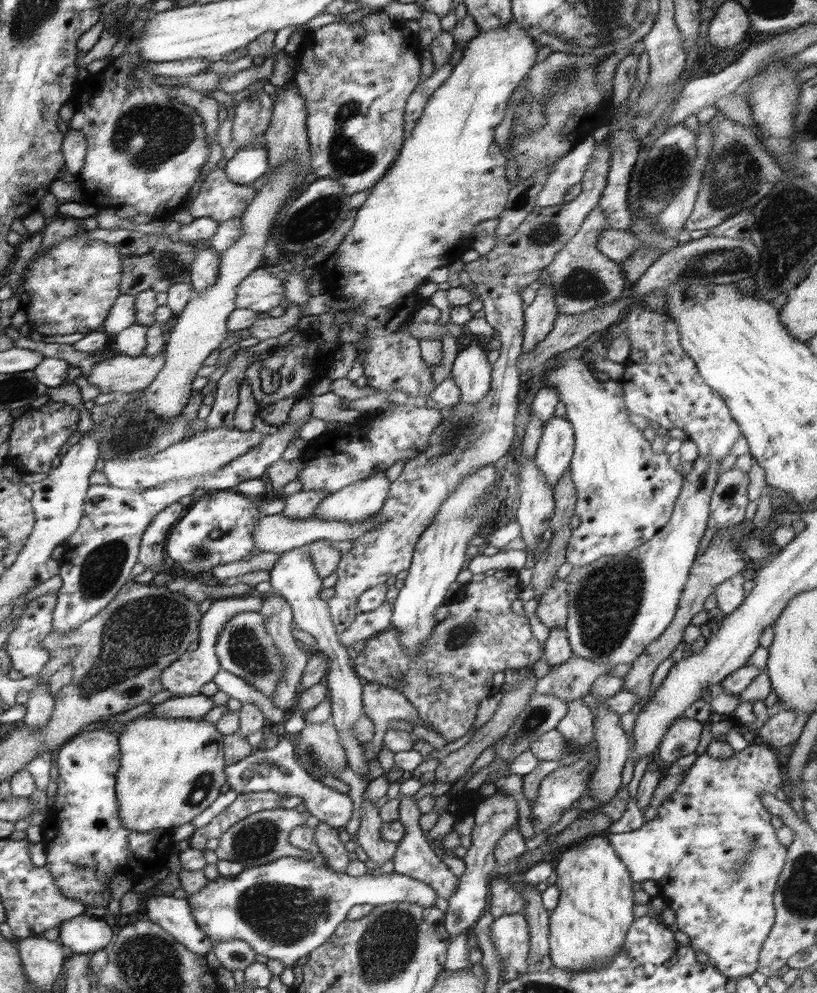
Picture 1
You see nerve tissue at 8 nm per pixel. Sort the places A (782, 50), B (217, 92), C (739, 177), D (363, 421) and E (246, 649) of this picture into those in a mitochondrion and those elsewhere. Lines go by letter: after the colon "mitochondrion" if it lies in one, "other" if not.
A: other
B: other
C: mitochondrion
D: other
E: mitochondrion

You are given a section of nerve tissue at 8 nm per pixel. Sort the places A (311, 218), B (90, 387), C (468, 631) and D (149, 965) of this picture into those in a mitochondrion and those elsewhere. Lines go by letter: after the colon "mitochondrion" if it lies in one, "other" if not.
A: mitochondrion
B: other
C: mitochondrion
D: mitochondrion

